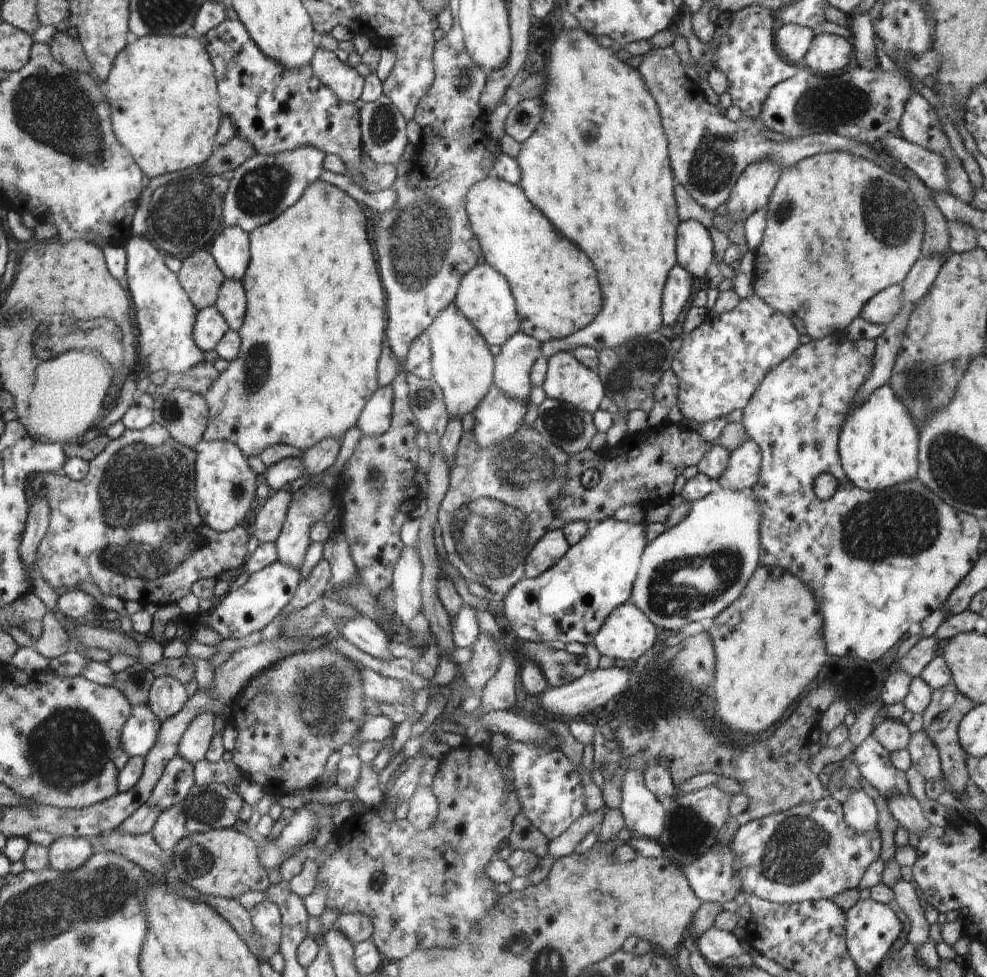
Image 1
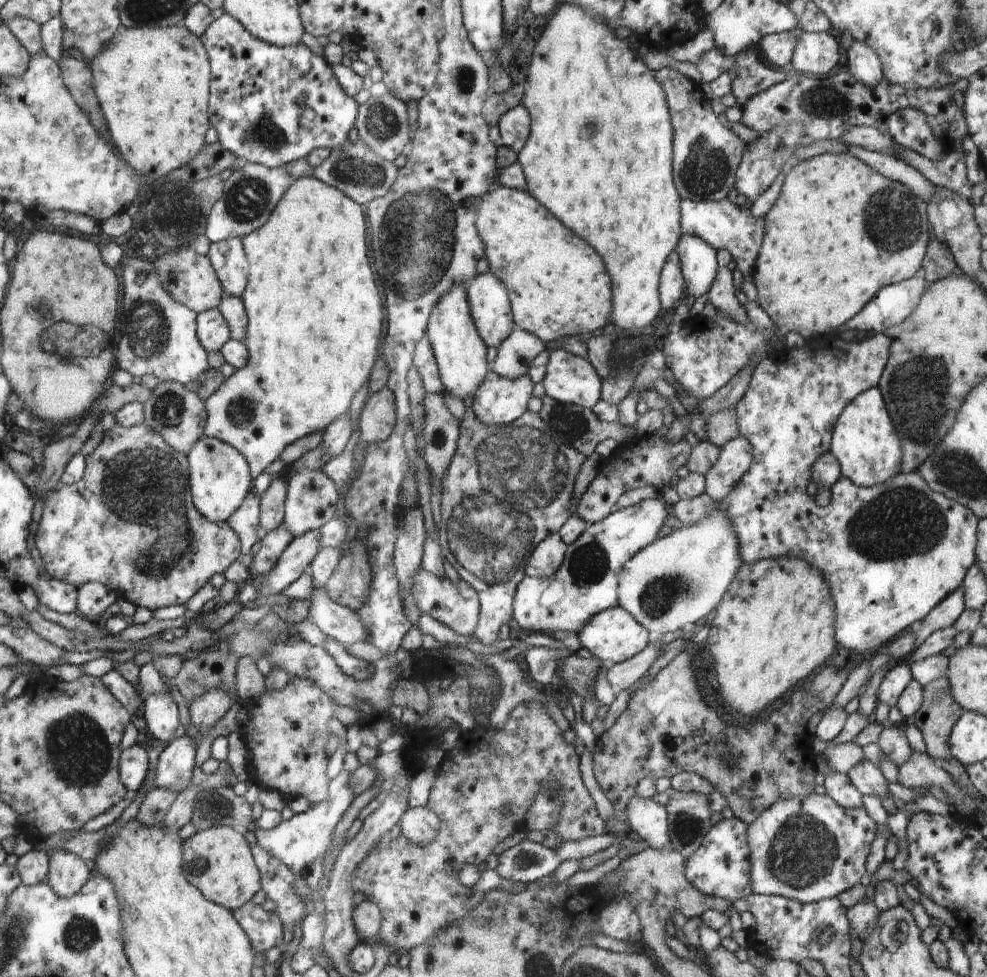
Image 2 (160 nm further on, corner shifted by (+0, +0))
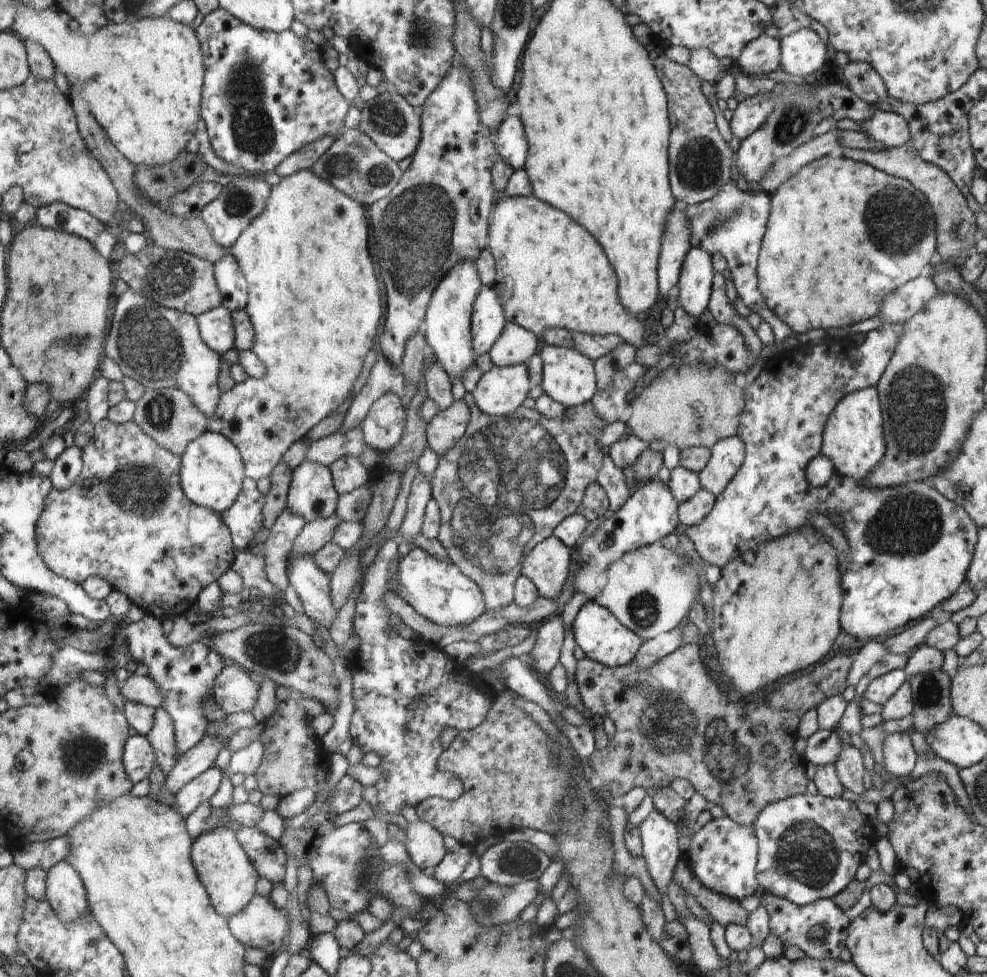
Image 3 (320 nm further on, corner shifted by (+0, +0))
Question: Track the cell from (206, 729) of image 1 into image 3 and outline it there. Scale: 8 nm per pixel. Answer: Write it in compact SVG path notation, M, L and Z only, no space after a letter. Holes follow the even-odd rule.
M236 664L226 666L213 687L212 698L228 713L252 710L258 696L259 681Z

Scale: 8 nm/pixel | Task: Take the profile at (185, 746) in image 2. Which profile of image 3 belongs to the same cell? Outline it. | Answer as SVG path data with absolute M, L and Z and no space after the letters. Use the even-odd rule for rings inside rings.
M145 615L142 620L128 625L123 623L111 626L111 632L122 637L129 650L130 660L142 662L148 668L147 676L158 687L163 696L161 706L172 718L175 726L175 741L179 756L203 740L209 720L203 709L203 700L210 695L216 680L226 668L222 656L214 647L204 644L203 640L194 641L181 647L168 642L162 629L162 622L153 616Z

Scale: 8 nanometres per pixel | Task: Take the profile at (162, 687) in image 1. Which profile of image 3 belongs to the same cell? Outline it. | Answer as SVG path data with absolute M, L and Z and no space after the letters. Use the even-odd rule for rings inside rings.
M162 707L156 709L153 727L145 737L154 749L157 765L168 775L179 759L179 750L175 741L173 720Z

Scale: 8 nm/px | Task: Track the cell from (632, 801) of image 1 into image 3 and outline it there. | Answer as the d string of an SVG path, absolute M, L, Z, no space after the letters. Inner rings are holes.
M656 809L638 827L646 868L655 886L667 895L667 886L673 878L675 864L683 855L679 846L678 828Z

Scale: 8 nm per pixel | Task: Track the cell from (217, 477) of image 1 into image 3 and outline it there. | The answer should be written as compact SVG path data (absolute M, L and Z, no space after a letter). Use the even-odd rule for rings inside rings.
M208 430L190 442L180 458L181 485L190 502L221 515L230 509L242 492L244 482L239 447L223 434Z

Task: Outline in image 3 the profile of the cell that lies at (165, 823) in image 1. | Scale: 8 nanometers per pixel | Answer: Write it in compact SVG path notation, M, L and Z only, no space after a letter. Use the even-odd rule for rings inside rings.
M213 766L187 782L175 794L176 811L186 818L201 802L209 801L218 792L223 775L223 770Z

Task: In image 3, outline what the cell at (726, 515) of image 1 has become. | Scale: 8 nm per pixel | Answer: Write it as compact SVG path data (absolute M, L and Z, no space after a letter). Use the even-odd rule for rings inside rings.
M661 541L652 542L610 566L606 588L594 601L607 607L628 630L647 641L682 623L698 592L698 577L701 576L701 572L688 563L680 546L670 551Z

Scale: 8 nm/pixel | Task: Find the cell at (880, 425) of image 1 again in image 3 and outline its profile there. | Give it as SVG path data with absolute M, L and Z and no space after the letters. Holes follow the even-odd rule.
M876 387L862 388L847 395L844 402L835 406L836 414L828 417L828 430L823 432L823 455L830 459L836 473L860 483L884 456L883 416Z

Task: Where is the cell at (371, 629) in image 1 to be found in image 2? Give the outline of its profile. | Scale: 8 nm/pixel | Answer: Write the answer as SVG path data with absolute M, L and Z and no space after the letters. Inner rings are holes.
M313 580L311 592L305 600L308 603L308 620L330 639L336 640L346 649L355 642L366 640L366 629L361 625L357 611L333 601L325 585L316 584Z

